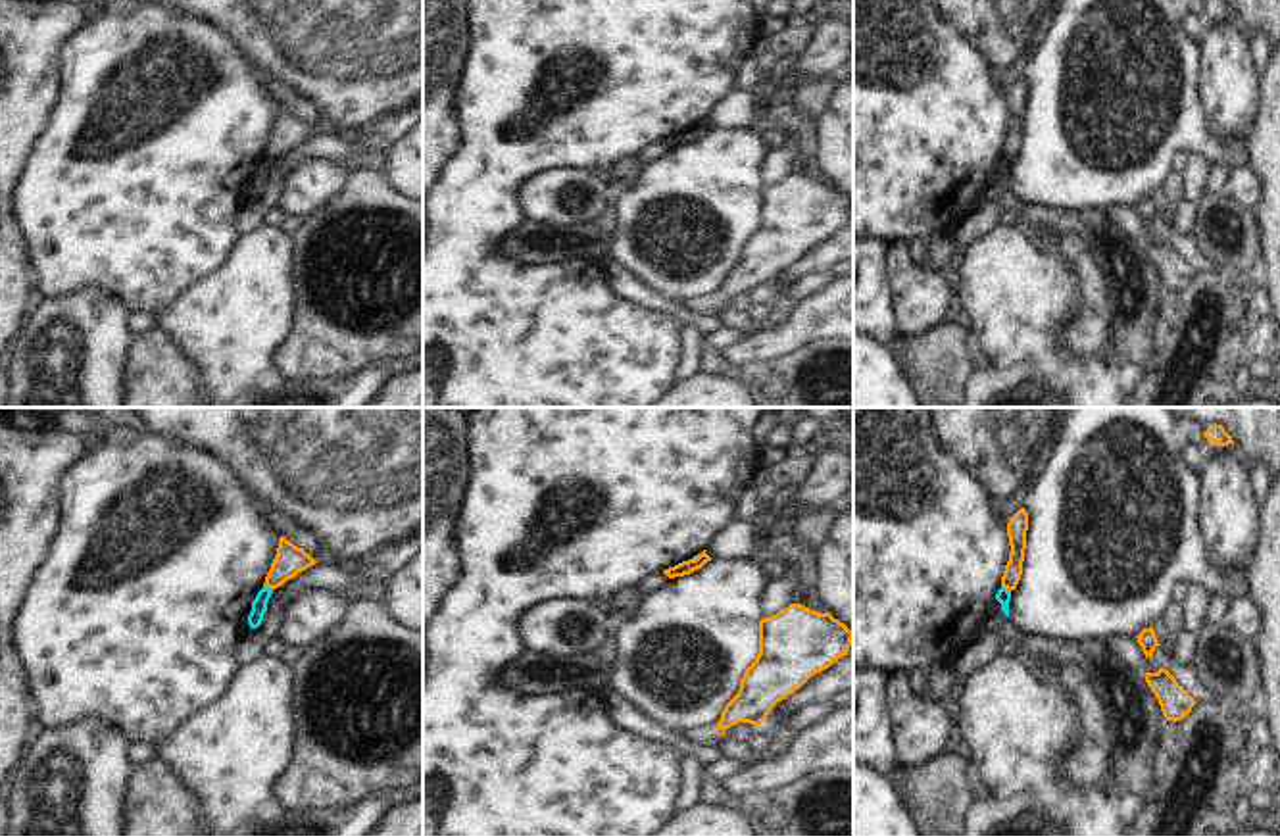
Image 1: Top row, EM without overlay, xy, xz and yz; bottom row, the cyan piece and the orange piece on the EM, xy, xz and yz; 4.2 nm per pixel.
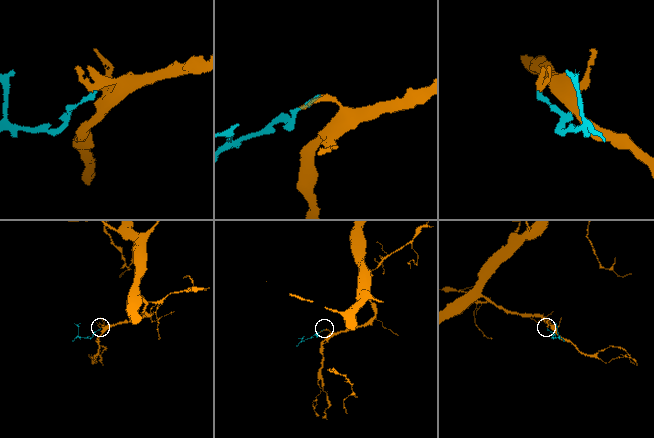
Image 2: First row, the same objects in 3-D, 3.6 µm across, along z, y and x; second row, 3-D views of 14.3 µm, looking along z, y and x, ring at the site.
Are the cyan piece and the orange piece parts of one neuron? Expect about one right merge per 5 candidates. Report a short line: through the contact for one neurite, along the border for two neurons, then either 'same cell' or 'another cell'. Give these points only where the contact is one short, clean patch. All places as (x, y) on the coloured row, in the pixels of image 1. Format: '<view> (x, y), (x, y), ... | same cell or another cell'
xy (264, 585), (271, 590) | another cell

